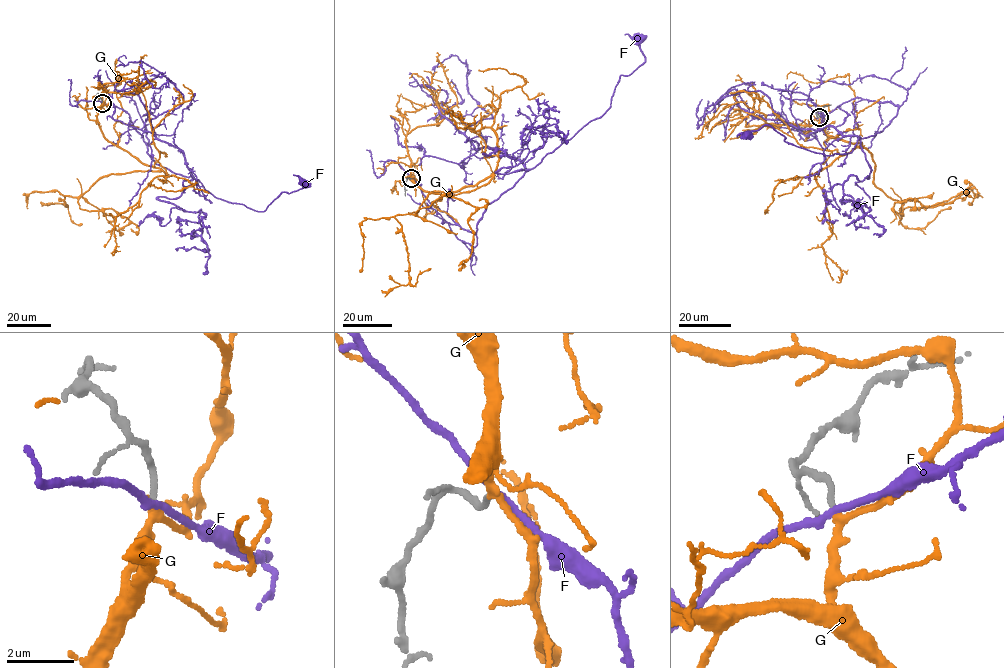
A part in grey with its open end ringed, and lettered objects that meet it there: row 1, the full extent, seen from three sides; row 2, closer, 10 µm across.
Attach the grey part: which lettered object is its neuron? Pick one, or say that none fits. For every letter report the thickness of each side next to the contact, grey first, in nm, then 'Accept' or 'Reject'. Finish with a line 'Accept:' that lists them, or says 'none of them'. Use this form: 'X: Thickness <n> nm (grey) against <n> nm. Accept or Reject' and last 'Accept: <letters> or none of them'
F: Thickness 160 nm (grey) against 200 nm. Reject
G: Thickness 150 nm (grey) against 200 nm. Accept
Accept: G

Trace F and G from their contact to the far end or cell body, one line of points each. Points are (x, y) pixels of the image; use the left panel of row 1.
F: (102, 102), (127, 111), (157, 164), (192, 176), (217, 198), (260, 211), (283, 192), (309, 182), (303, 182)
G: (102, 103), (105, 137), (160, 169), (102, 176), (78, 199), (81, 209), (127, 217), (121, 235), (113, 220)

